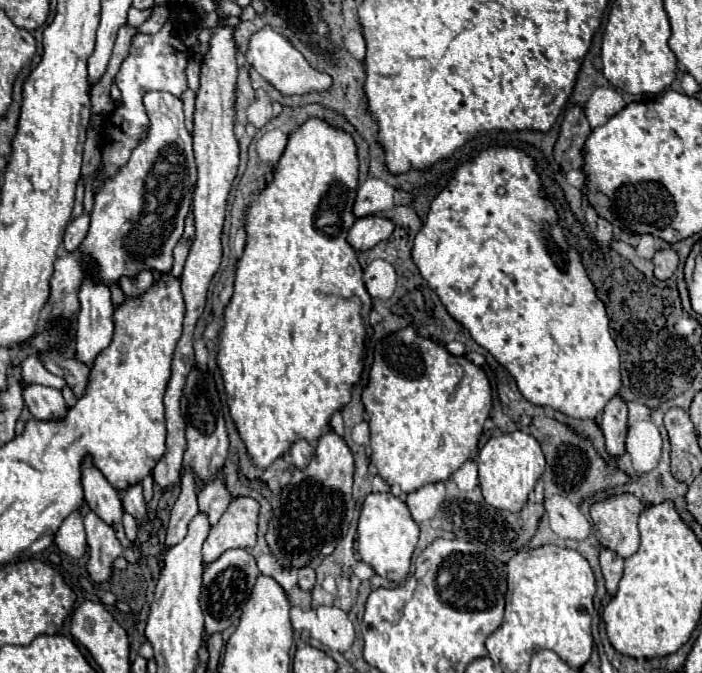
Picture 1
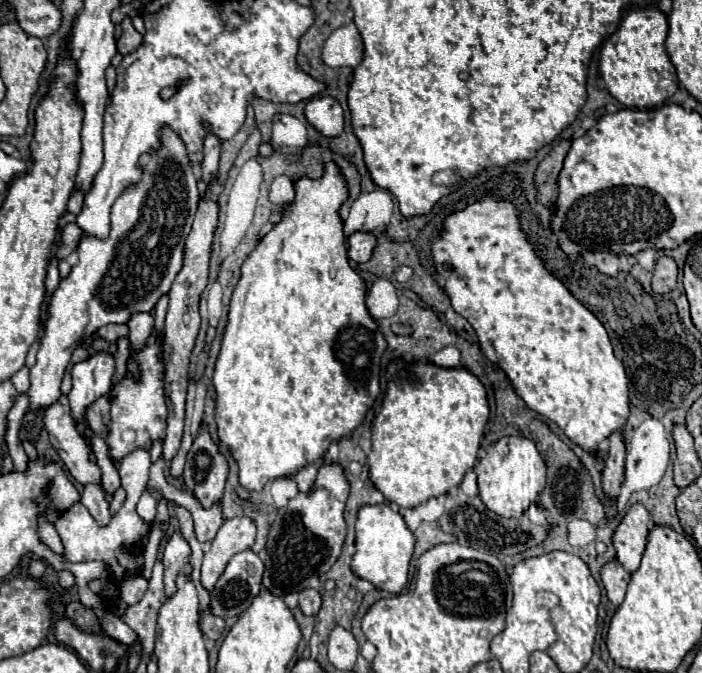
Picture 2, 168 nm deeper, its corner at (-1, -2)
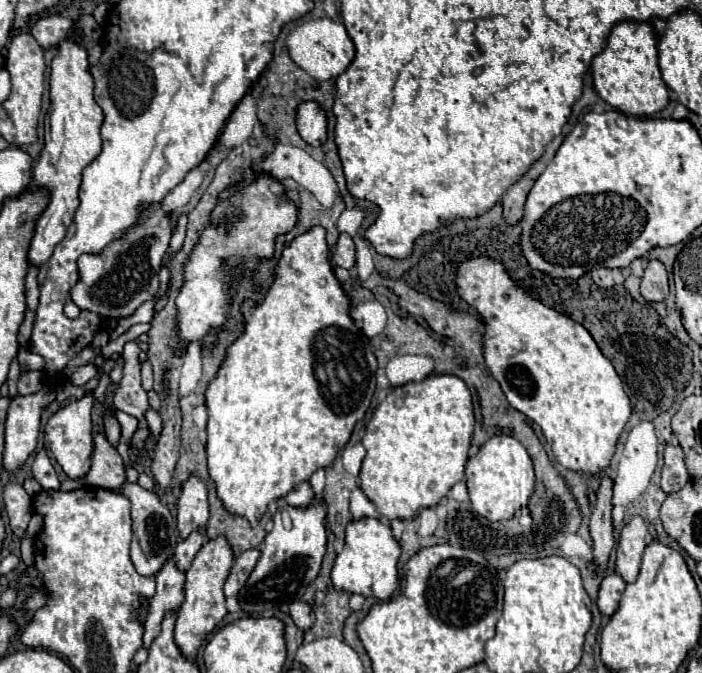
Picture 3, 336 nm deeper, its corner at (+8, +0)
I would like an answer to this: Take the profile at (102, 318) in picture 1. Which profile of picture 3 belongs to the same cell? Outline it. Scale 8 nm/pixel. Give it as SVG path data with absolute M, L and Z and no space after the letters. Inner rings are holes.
M85 395L77 403L71 403L59 409L45 425L45 447L51 449L57 463L69 477L83 477L87 473L87 465L91 465L91 409L93 409L93 395Z

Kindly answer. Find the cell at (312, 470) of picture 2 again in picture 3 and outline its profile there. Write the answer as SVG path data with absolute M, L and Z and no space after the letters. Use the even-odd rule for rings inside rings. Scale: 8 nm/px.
M303 483L303 485L297 485L287 497L285 501L291 505L291 507L307 507L313 503L313 491L309 487L309 483Z

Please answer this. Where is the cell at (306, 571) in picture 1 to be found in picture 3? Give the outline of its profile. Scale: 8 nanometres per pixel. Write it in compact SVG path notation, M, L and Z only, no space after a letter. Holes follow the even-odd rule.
M295 601L291 603L291 619L295 621L295 625L301 629L301 631L309 631L311 625L313 625L313 615L311 615L311 607L303 601Z

